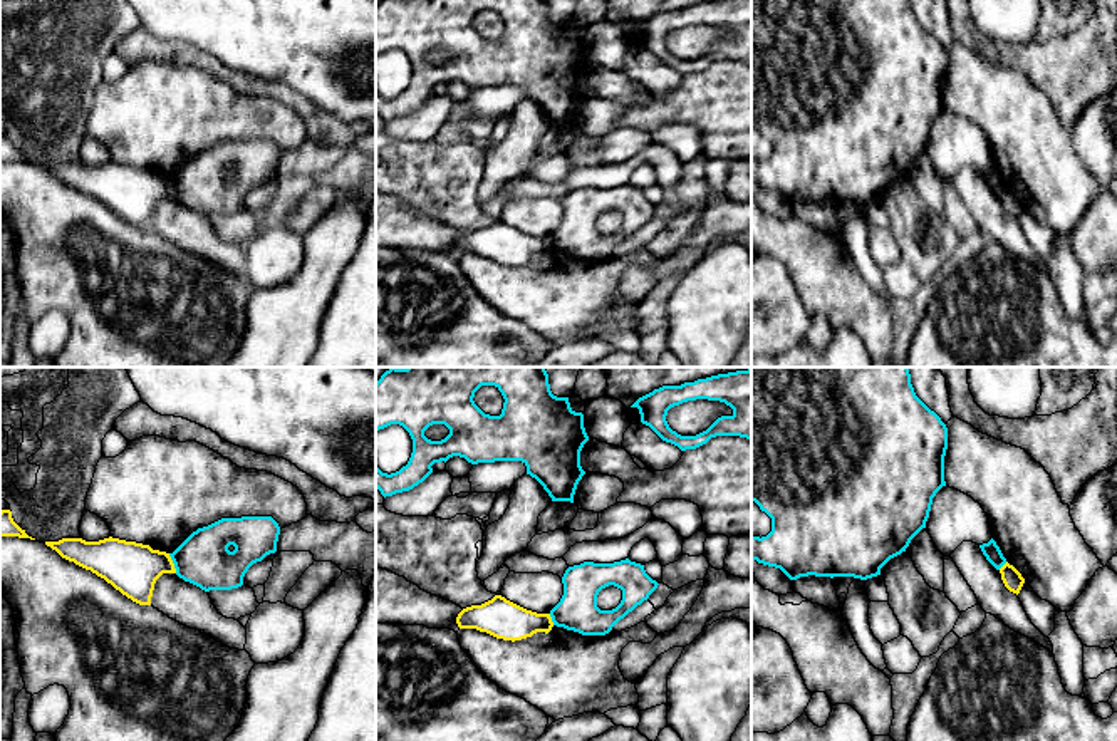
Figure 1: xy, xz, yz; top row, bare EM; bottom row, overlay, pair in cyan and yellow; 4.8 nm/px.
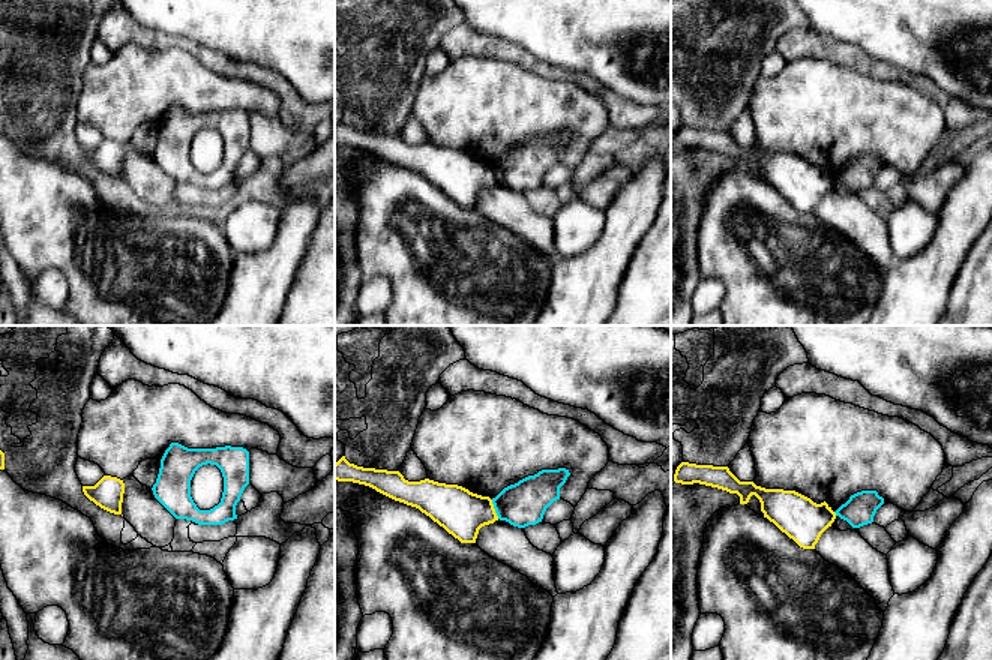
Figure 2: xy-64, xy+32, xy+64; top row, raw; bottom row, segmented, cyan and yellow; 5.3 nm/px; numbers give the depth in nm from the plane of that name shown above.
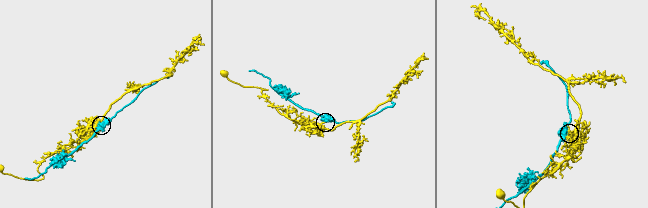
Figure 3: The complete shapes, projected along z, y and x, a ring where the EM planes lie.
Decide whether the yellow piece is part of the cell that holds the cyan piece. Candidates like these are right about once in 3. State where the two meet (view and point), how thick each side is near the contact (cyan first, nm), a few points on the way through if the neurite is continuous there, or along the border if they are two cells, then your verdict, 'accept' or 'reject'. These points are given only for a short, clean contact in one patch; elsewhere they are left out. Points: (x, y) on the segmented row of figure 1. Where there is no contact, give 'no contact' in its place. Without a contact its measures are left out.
xy (173, 562) | 260/260 nm | along xy (168, 554), (176, 572) | reject

